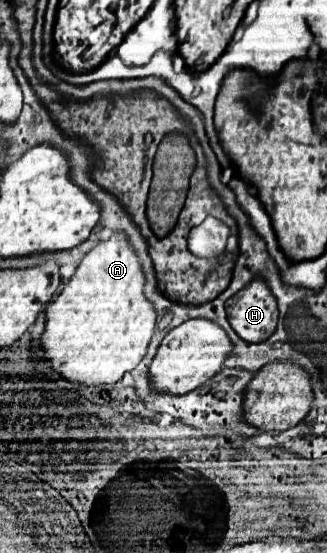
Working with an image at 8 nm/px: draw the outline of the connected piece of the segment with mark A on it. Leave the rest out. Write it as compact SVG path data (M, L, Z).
M117 231L107 241L95 245L83 257L83 261L77 267L77 273L65 283L57 299L47 305L45 313L47 325L41 337L41 347L45 349L45 357L51 361L51 367L61 377L81 381L85 385L115 383L127 371L135 369L147 353L147 345L153 337L157 323L157 311L153 303L145 297L145 273L127 233Z

